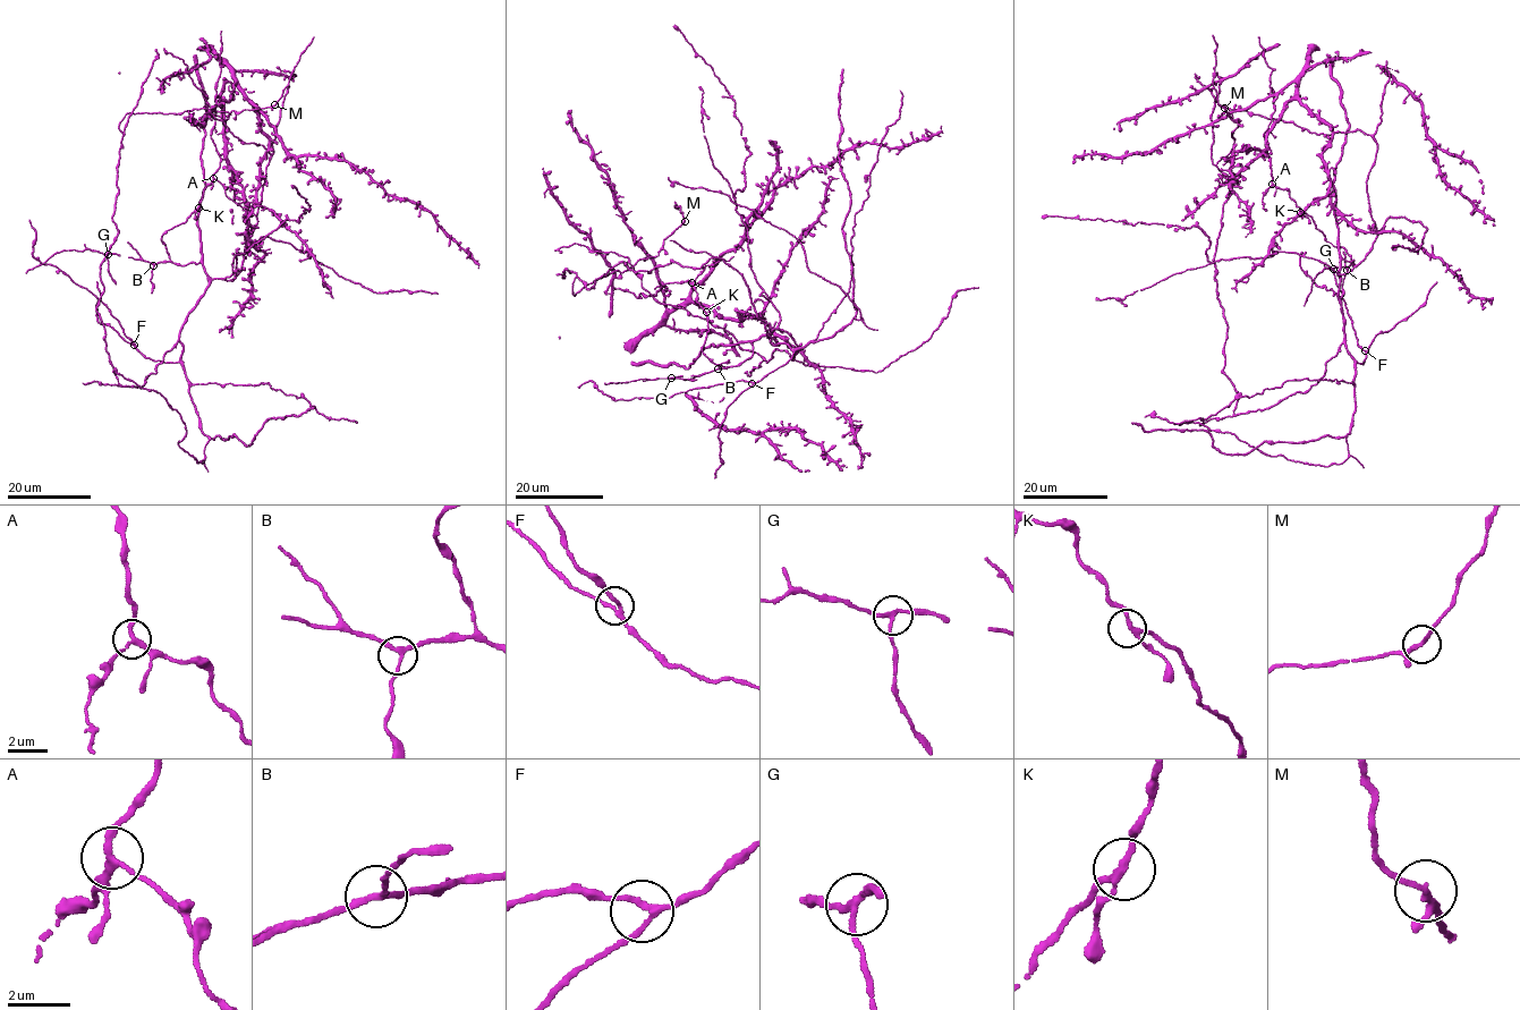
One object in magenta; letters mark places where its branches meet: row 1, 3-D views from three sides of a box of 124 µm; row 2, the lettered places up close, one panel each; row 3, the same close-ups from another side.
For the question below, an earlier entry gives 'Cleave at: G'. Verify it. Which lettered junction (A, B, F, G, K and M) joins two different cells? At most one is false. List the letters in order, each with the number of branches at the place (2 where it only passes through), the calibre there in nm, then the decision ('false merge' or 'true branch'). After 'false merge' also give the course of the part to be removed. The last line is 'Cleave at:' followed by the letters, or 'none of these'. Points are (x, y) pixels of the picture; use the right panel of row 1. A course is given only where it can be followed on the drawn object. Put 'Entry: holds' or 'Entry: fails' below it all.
A: 3 branches meet; 200 nm thick; true branch
B: 3 branches meet; 180 nm thick; true branch
F: 3 branches meet; 160 nm thick; true branch
G: 3 branches meet; 180 nm thick; false merge; foreign part runs (1334, 269), (1334, 279), (1343, 296)
K: 3 branches meet; 180 nm thick; true branch
M: 3 branches meet; 160 nm thick; true branch
Cleave at: G
Entry: holds

